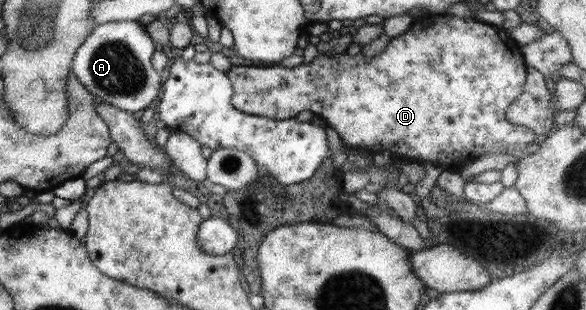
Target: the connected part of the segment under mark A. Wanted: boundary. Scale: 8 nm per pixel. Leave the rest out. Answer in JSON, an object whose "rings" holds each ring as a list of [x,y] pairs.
{"rings":[[[133,20],[96,24],[72,56],[70,71],[93,95],[94,100],[128,113],[144,110],[159,92],[161,78],[151,66],[151,54],[158,46]]]}

